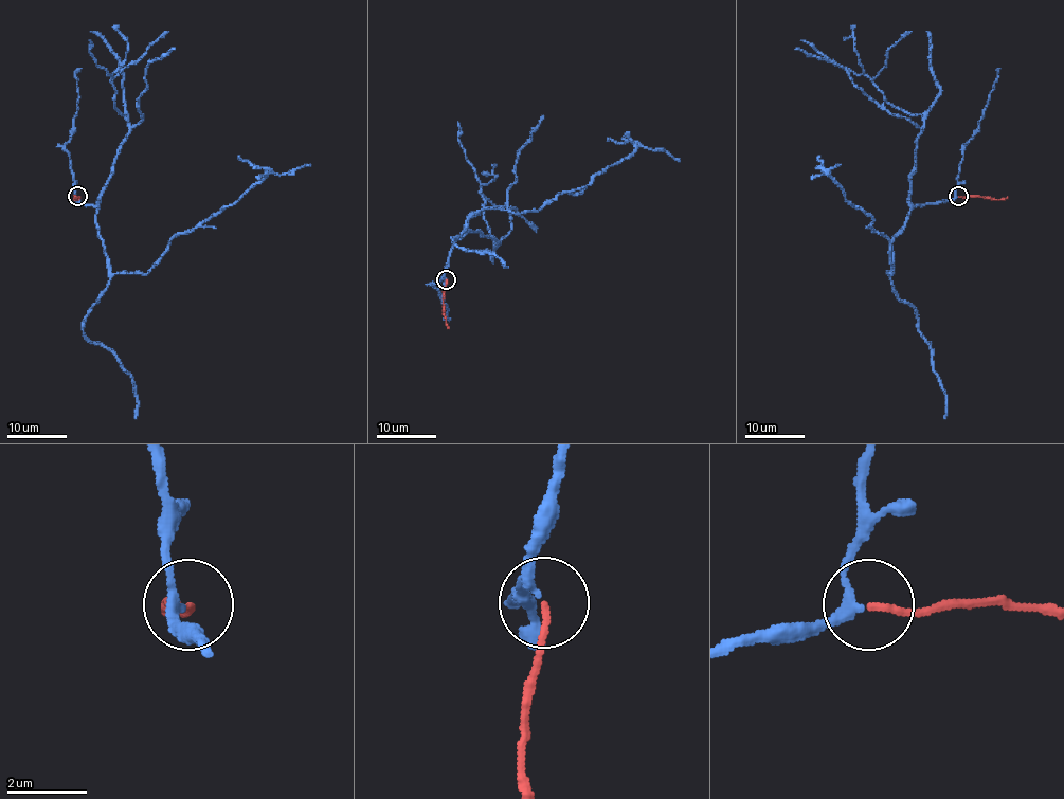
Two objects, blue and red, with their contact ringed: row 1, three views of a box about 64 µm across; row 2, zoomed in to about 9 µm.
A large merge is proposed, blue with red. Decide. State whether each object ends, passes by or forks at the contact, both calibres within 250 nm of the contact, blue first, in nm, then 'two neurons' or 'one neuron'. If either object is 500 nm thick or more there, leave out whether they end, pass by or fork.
blue passes by | red ends | 240/160 nm | one neuron

